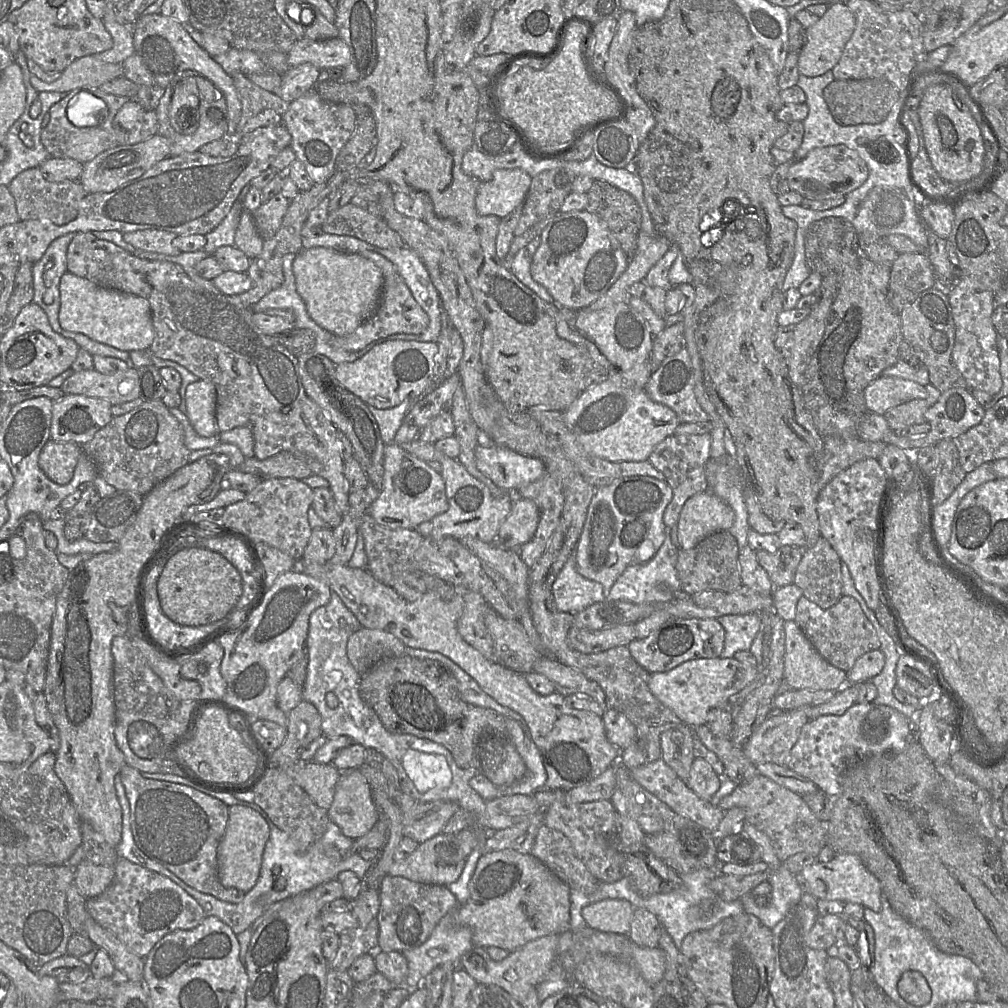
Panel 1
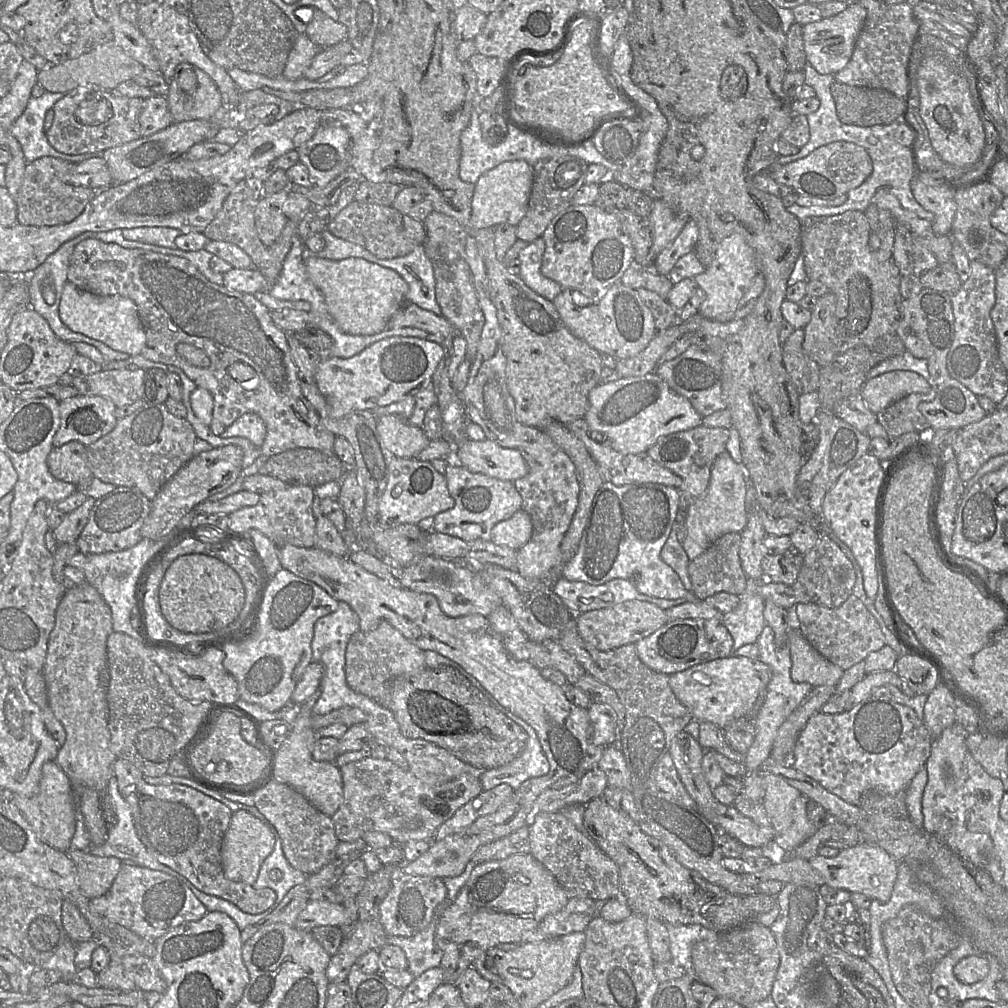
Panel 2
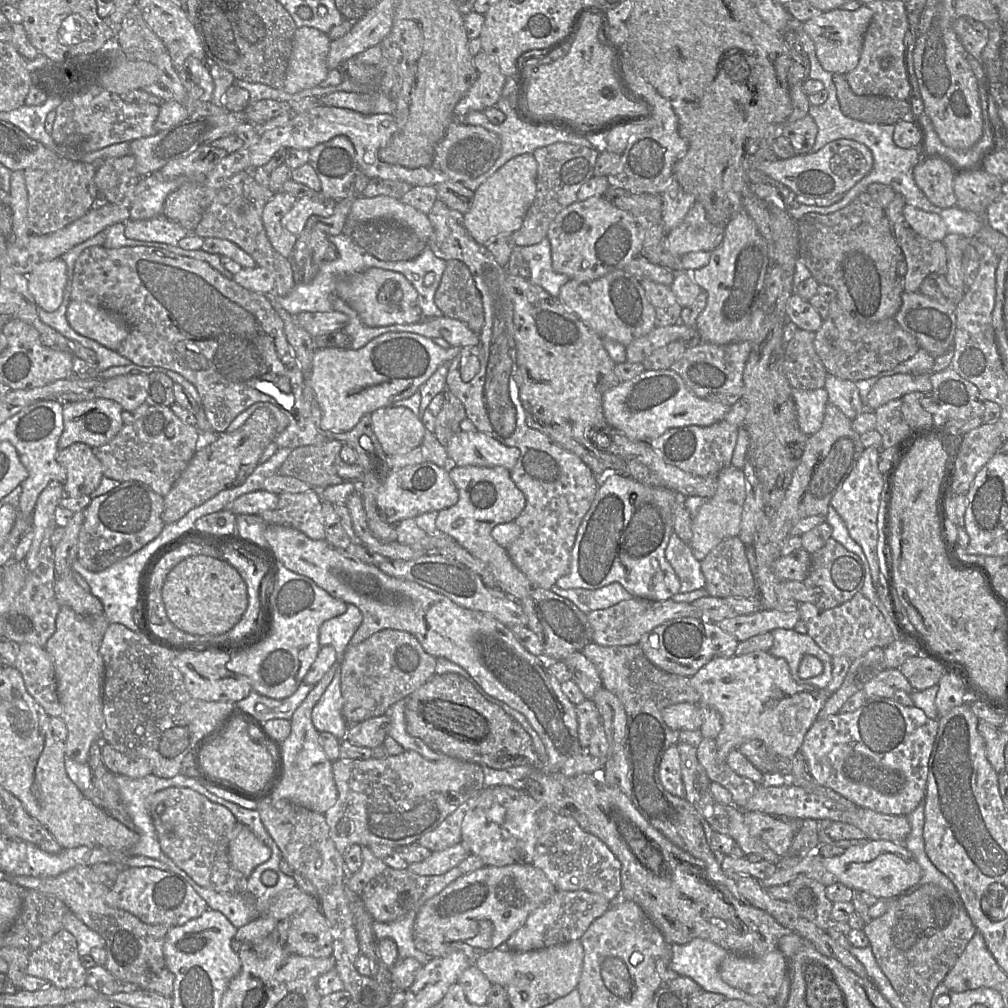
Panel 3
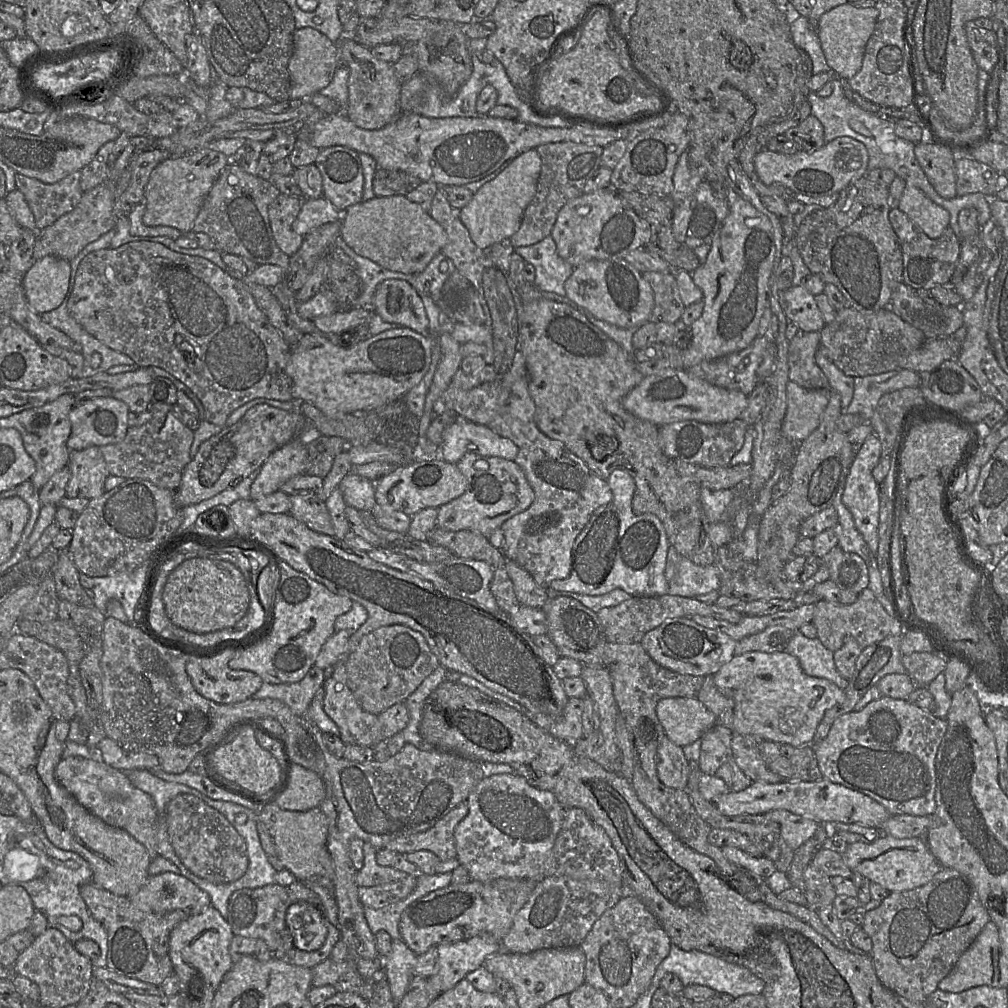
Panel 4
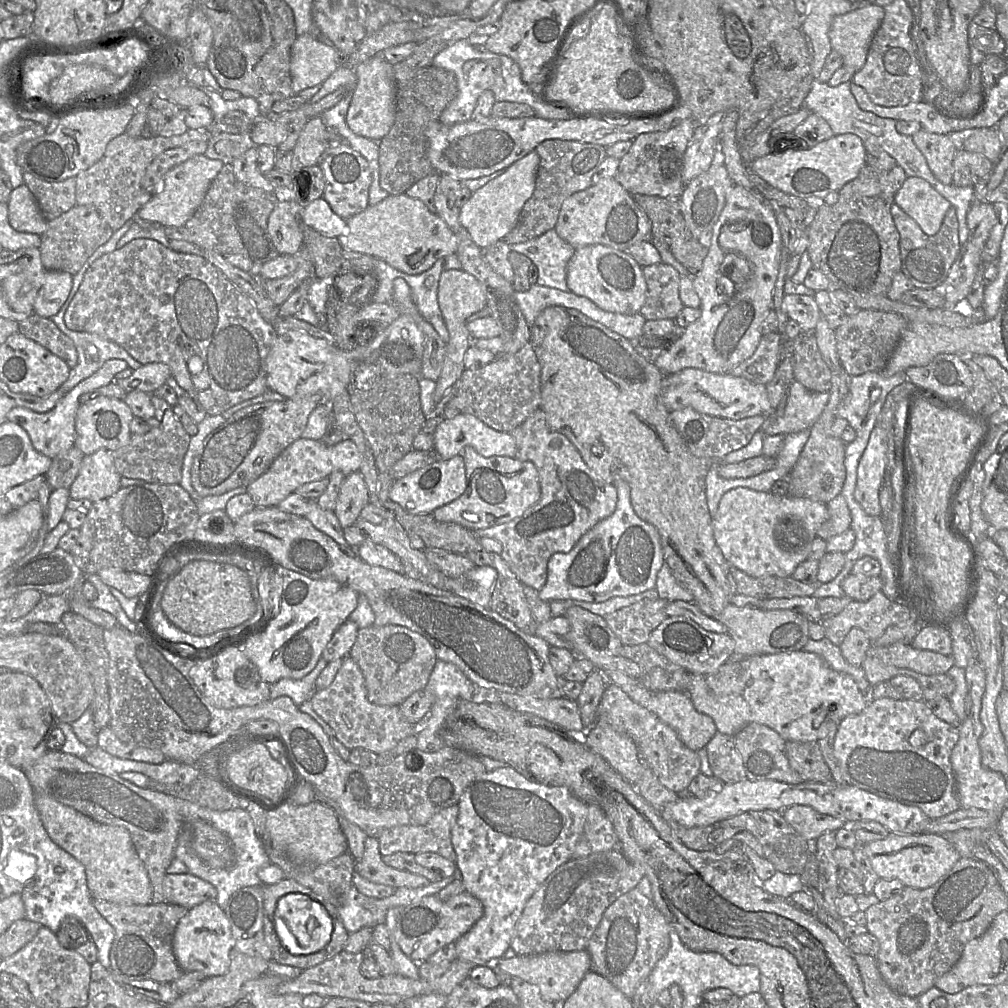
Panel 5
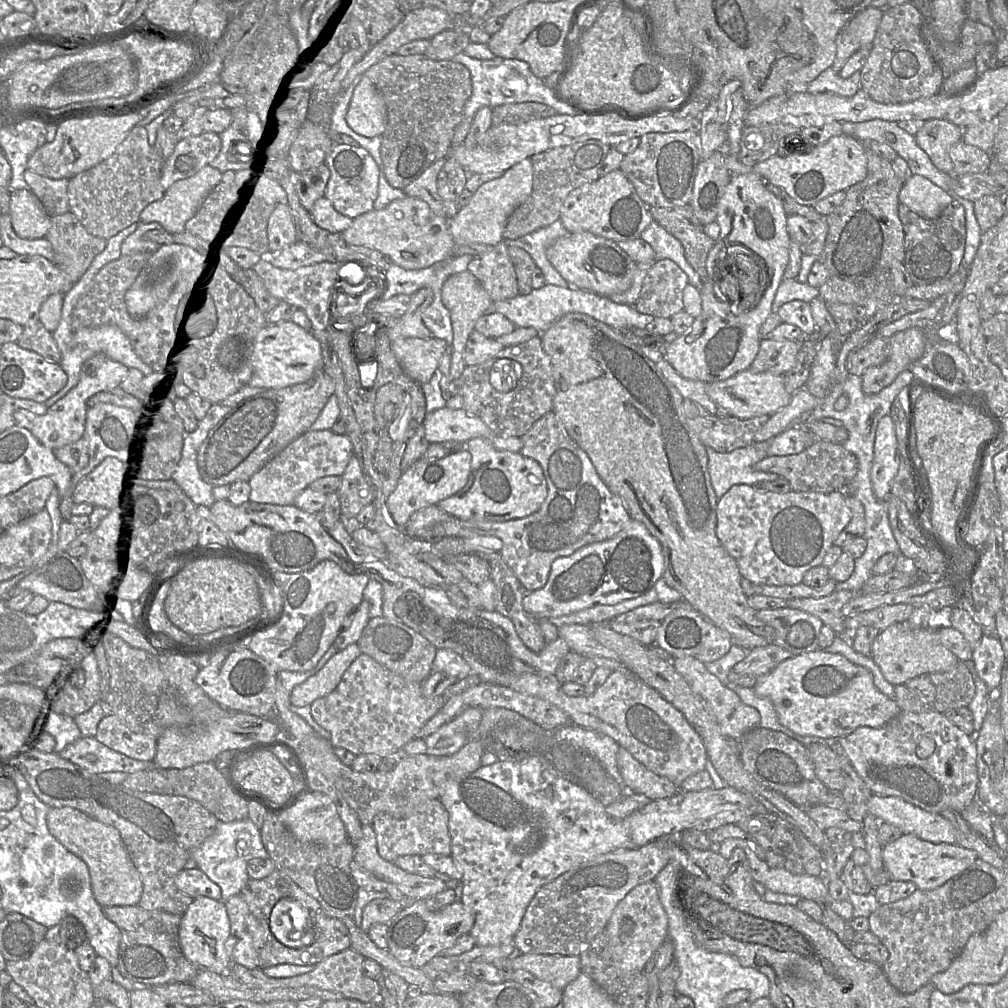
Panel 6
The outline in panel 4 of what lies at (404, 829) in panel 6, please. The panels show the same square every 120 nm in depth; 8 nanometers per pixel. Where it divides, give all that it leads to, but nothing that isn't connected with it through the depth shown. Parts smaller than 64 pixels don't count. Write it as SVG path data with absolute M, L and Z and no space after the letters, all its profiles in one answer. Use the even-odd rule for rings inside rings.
M464 801L432 828L391 841L384 848L403 854L428 850L438 856L441 861L457 858L454 831L459 822L467 816L468 811L468 804Z

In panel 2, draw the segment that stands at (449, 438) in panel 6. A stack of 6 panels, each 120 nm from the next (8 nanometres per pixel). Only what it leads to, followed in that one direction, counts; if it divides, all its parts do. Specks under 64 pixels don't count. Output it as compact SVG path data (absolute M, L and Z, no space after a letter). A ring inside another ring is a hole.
M465 438L454 450L458 463L473 473L514 482L528 472L527 464L518 450L502 447L487 438L482 441Z

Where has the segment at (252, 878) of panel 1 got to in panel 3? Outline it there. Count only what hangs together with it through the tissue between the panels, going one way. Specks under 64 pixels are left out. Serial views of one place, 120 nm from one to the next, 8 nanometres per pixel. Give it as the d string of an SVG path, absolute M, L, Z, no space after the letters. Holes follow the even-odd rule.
M236 822L228 846L229 861L235 870L248 878L258 865L270 858L271 853L271 848L260 840L248 826Z

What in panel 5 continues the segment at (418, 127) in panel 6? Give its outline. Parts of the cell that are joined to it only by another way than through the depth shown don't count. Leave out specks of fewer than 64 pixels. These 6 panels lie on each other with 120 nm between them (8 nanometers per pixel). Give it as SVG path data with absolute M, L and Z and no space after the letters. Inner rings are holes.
M405 61L393 65L393 75L396 84L395 121L390 131L379 141L379 183L383 190L390 195L403 194L413 184L434 171L429 159L429 139L432 127L439 122L439 117L458 92L455 75L433 65L412 68Z

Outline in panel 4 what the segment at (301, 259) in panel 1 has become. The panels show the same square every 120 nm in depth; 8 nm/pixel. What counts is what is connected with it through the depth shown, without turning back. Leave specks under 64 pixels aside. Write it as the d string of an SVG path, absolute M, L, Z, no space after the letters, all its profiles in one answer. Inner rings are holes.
M387 279L375 291L371 310L382 320L430 335L424 304L415 289L404 280Z

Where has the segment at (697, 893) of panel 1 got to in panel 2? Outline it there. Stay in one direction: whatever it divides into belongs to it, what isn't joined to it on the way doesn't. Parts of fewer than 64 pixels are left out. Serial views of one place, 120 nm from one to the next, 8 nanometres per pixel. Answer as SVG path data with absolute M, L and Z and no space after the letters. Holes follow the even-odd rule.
M699 924L665 925L670 939L672 962L683 967L686 973L697 980L692 963L692 947L698 941L716 939L719 933Z

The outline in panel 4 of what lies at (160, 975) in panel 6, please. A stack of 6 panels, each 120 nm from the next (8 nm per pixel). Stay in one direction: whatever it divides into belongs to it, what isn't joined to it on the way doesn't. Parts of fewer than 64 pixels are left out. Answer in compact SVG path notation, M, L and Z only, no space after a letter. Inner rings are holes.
M92 882L81 886L80 895L93 918L107 931L107 968L121 976L156 986L174 974L169 956L169 937L171 931L187 917L184 911L143 912L128 897L115 895Z

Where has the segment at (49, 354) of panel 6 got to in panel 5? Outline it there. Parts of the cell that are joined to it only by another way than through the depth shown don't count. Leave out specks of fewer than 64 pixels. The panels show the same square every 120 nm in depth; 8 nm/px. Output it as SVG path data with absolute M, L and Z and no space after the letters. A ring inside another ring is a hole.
M33 313L29 318L18 323L18 332L61 358L70 369L76 366L78 354L74 343L51 319Z

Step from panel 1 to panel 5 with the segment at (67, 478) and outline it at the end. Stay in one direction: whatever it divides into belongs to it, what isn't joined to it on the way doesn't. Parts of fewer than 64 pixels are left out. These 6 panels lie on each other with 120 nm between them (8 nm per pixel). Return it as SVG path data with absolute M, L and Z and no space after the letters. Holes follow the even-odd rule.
M100 449L84 455L79 473L69 487L70 498L91 502L108 498L121 488L120 479L111 451Z

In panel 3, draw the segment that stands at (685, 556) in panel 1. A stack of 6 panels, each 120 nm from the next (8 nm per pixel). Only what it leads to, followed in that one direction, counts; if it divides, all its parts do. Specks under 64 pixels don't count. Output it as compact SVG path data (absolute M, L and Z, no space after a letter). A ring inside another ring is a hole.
M739 536L720 542L704 559L701 570L709 596L759 598L758 587L749 566L746 546Z

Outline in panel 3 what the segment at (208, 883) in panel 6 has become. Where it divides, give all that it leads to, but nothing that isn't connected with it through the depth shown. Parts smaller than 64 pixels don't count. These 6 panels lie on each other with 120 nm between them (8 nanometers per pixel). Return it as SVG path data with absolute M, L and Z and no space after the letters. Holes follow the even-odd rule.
M124 867L111 885L106 903L125 910L150 925L182 925L208 909L206 901L185 879L171 871L153 867Z

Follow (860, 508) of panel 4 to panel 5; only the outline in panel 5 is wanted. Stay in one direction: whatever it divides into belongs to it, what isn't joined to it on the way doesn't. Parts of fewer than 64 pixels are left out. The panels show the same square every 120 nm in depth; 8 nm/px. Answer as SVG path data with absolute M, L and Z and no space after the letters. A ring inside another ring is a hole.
M880 426L871 432L868 445L857 467L854 497L871 516L881 516L879 491L886 470L887 433Z

